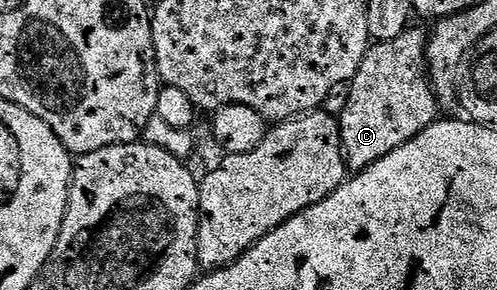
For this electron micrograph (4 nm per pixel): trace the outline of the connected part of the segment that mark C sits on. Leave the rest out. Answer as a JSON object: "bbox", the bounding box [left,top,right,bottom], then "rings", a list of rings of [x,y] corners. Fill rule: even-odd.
{"bbox":[338,26,440,172],"rings":[[[411,26],[392,41],[375,42],[348,84],[350,92],[338,119],[342,153],[351,172],[371,167],[400,145],[412,141],[439,118],[440,100],[430,86],[426,61],[427,32]]]}

